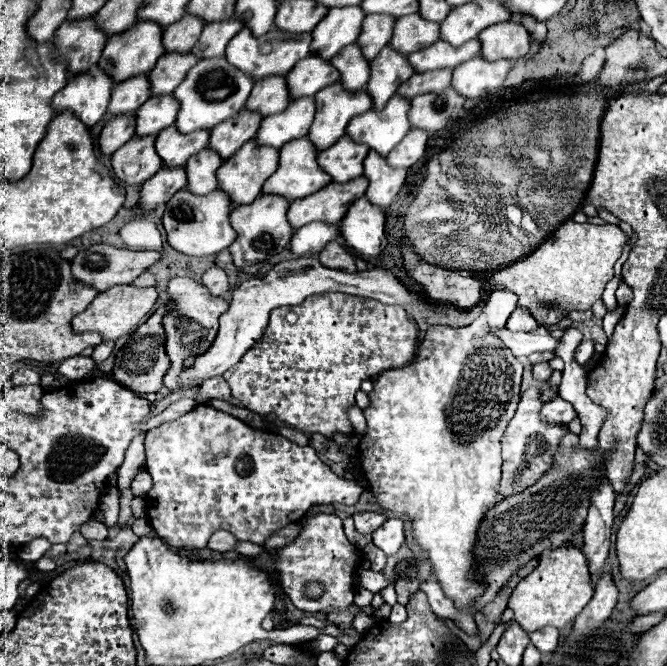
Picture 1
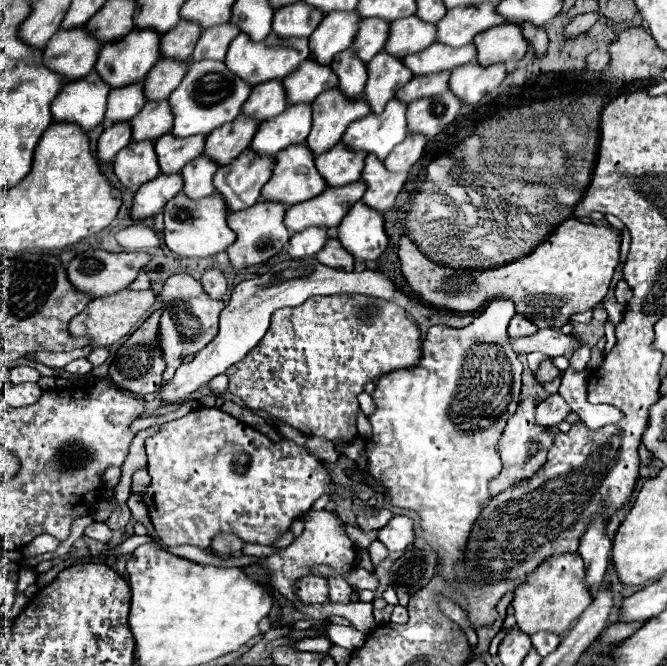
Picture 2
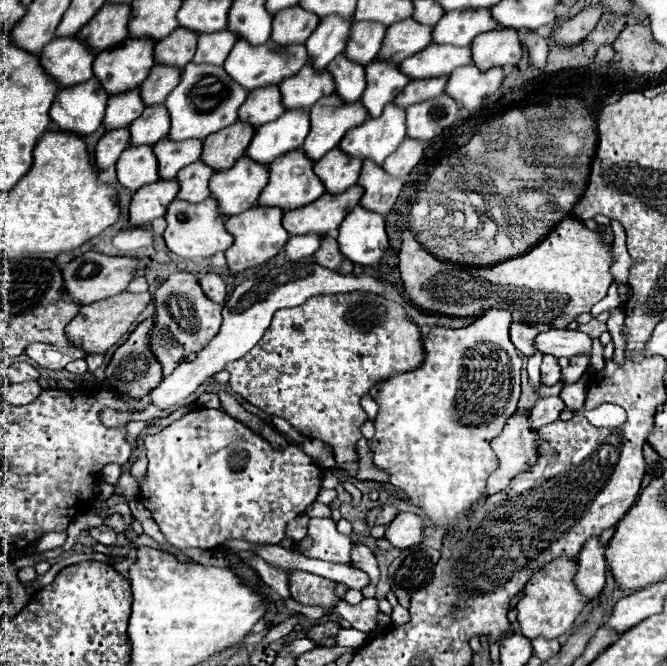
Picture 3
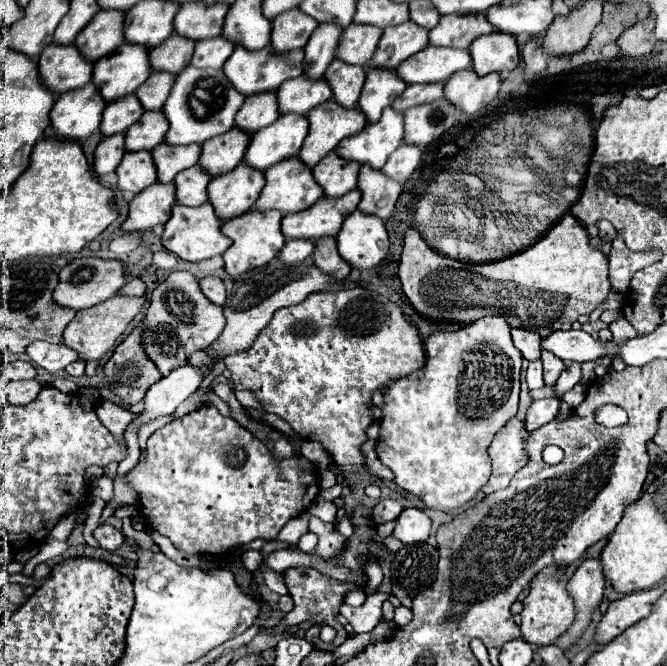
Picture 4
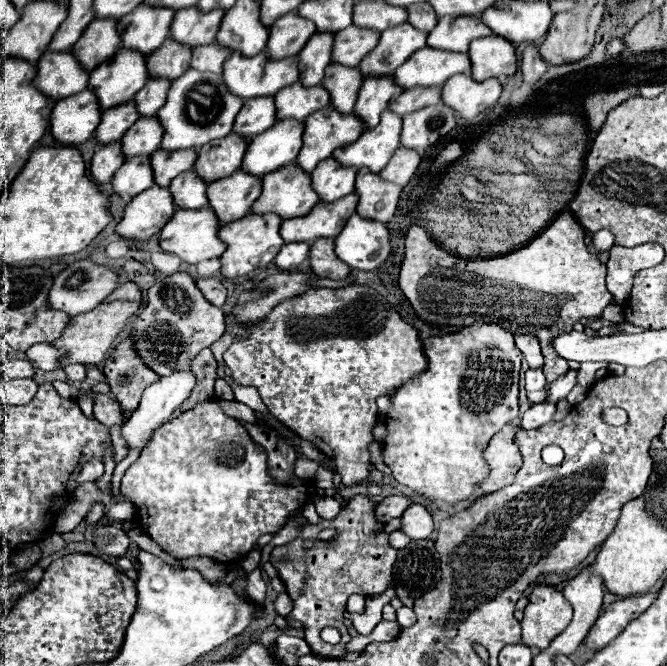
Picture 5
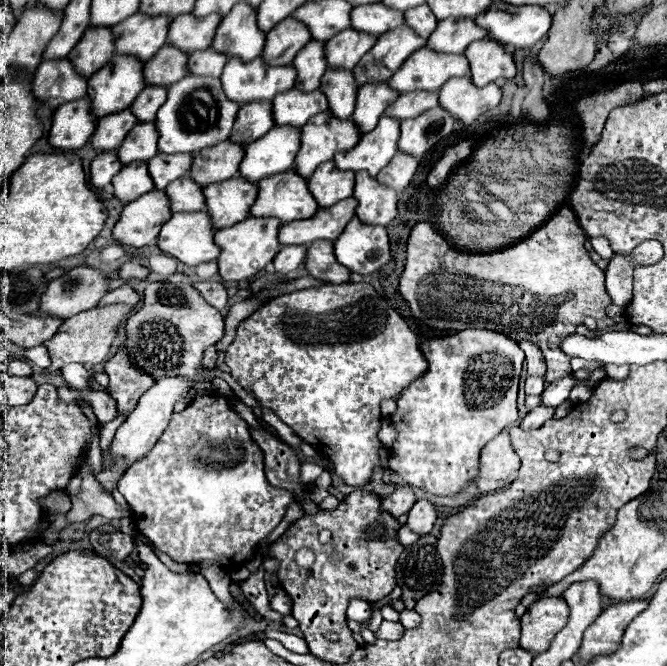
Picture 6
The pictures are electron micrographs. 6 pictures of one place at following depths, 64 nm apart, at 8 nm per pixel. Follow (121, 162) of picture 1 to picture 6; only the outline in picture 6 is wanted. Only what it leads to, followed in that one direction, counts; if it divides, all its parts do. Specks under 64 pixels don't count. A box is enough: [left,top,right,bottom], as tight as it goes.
[112,162,154,204]

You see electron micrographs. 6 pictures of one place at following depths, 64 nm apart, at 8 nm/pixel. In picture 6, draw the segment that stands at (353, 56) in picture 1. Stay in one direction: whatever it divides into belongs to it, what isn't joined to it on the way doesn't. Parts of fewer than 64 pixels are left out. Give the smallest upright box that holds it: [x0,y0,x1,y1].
[320,70,356,120]

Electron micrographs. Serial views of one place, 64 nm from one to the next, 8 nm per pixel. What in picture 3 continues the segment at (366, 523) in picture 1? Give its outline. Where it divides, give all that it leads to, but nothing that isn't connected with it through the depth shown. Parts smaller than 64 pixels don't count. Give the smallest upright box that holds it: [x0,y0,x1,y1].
[366,504,398,526]

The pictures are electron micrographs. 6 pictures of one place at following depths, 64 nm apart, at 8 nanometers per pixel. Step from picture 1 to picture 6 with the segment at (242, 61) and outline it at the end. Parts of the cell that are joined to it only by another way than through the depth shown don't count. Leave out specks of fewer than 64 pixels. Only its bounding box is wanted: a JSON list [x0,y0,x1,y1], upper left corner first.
[220,58,296,106]

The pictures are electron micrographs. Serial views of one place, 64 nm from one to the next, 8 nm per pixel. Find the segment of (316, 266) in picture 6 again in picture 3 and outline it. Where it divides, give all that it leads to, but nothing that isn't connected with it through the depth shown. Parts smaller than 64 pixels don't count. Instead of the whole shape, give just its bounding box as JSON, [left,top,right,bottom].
[314,238,352,274]

